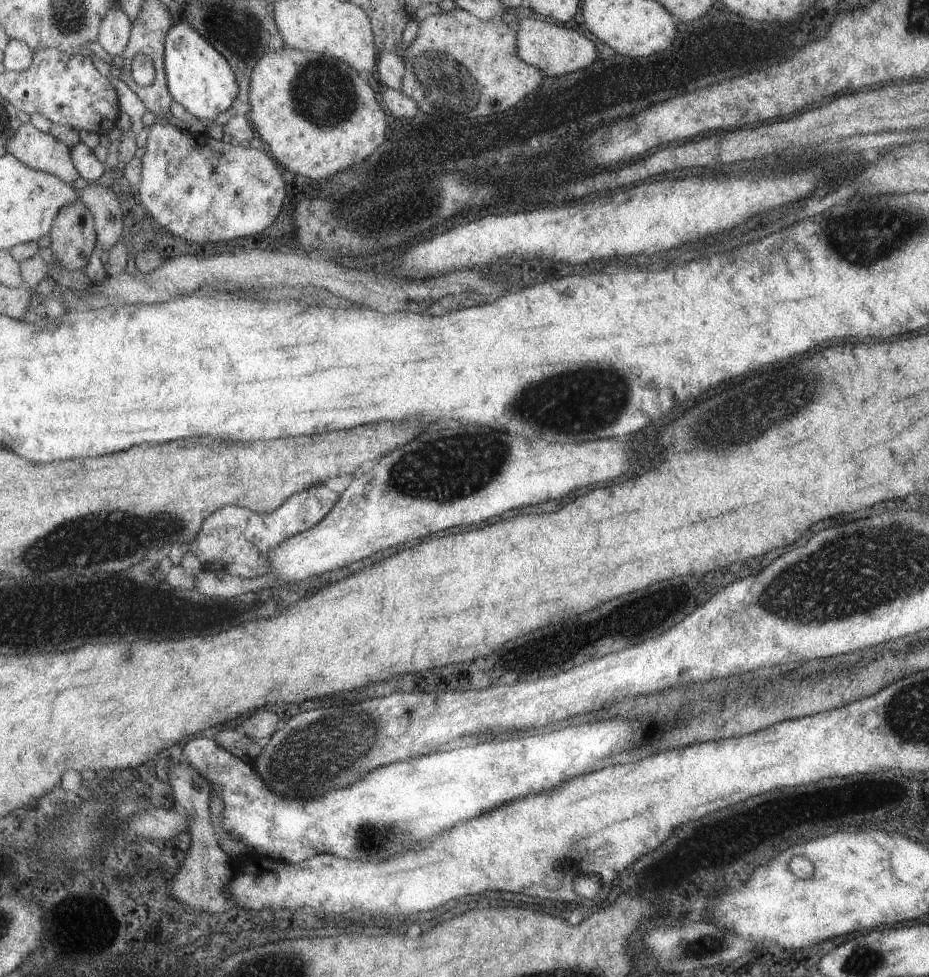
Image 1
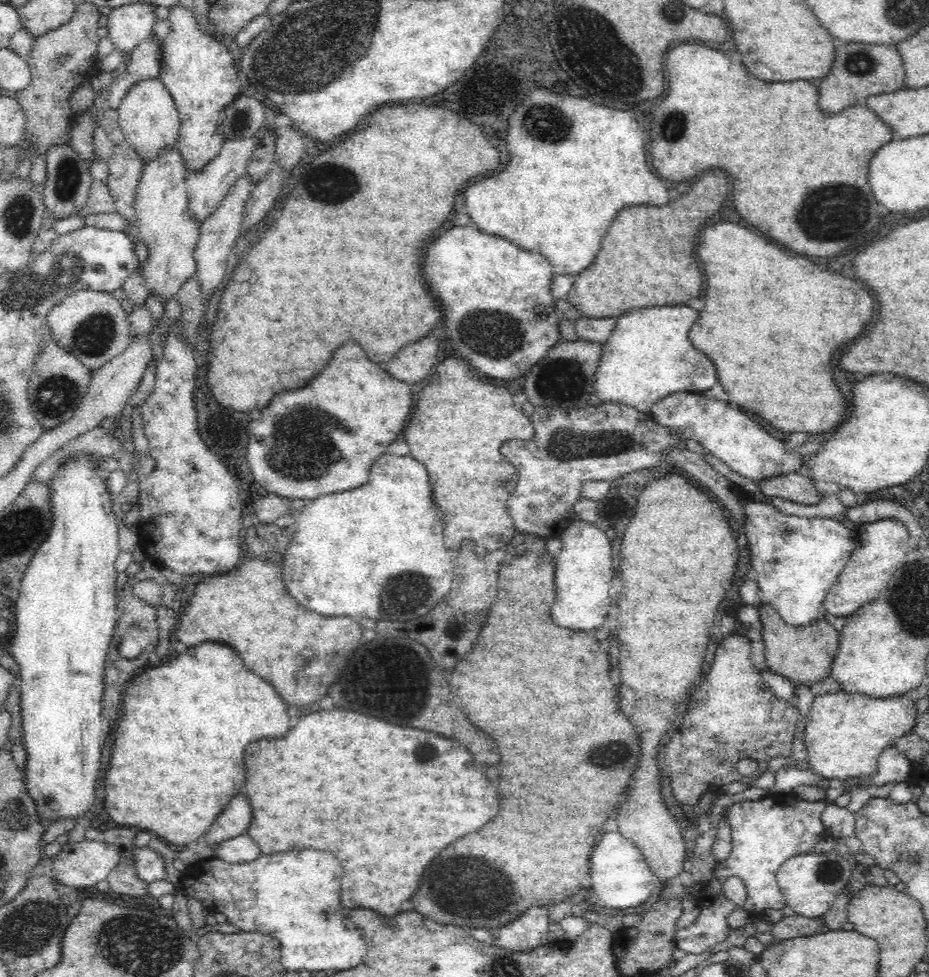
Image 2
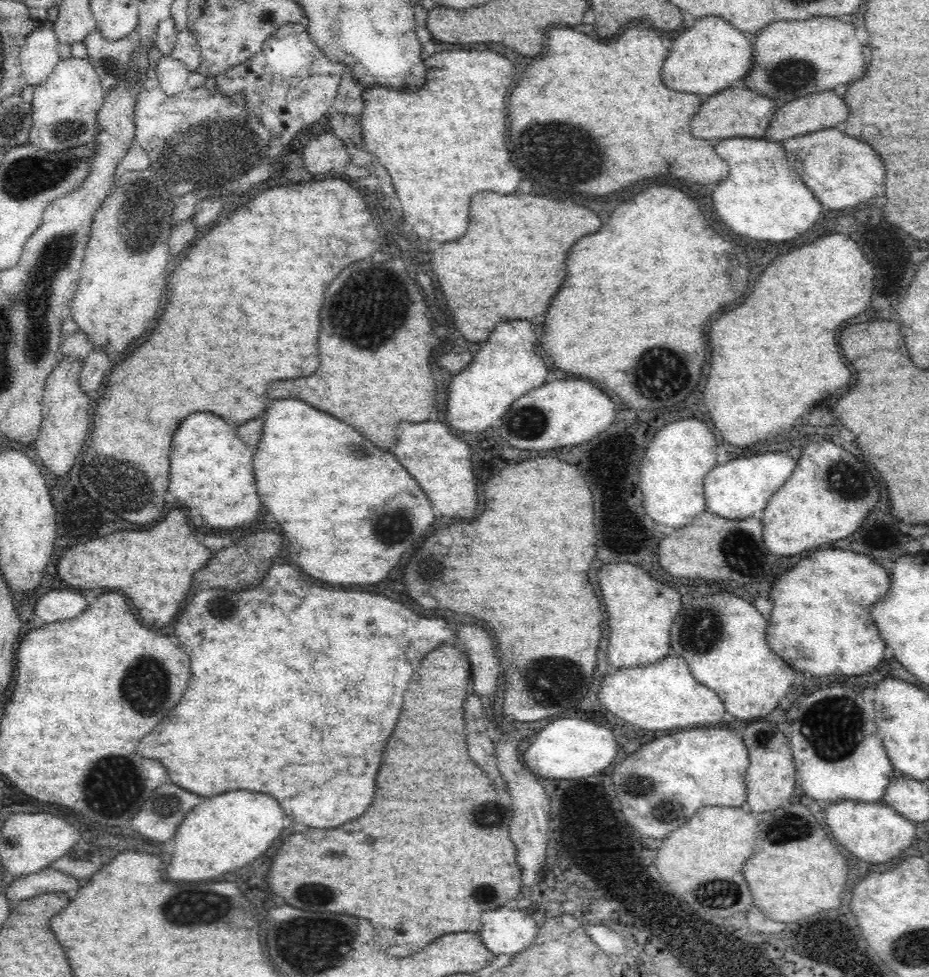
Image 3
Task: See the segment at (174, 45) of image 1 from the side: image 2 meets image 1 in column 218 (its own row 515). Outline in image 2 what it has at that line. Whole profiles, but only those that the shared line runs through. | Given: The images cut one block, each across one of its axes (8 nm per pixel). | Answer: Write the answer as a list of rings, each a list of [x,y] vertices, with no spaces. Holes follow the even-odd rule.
[[[79,453],[77,457],[78,460],[66,461],[58,467],[54,477],[49,480],[49,487],[51,488],[51,527],[46,538],[42,541],[42,545],[36,550],[24,571],[19,588],[19,597],[12,608],[16,624],[14,624],[14,637],[11,640],[10,652],[15,662],[19,664],[21,672],[19,678],[21,701],[19,704],[21,706],[22,740],[28,756],[26,771],[24,771],[26,776],[25,784],[28,795],[32,797],[32,801],[35,803],[40,822],[46,826],[51,822],[61,819],[75,819],[88,826],[88,823],[96,818],[96,814],[93,814],[91,809],[94,807],[96,800],[94,785],[99,780],[98,773],[102,758],[102,751],[100,749],[102,748],[104,733],[106,732],[104,728],[105,718],[102,714],[103,676],[110,641],[112,640],[119,614],[115,560],[121,550],[118,540],[116,516],[112,512],[112,499],[110,499],[108,487],[106,487],[106,475],[101,474],[98,468],[86,458],[86,453]]]

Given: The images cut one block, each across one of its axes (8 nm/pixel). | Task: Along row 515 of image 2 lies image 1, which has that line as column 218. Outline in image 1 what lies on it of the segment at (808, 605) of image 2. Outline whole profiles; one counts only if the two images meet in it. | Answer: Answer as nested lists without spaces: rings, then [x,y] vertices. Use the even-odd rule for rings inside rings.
[[[649,716],[643,720],[625,720],[610,718],[607,720],[584,720],[577,726],[546,728],[543,734],[525,734],[525,738],[505,739],[504,741],[483,742],[459,750],[435,752],[429,756],[417,756],[407,762],[393,762],[383,765],[359,778],[347,788],[333,790],[321,798],[311,800],[291,800],[271,792],[271,788],[257,774],[250,764],[240,758],[234,758],[227,750],[221,748],[211,738],[194,738],[189,740],[182,749],[181,759],[193,768],[197,776],[205,778],[209,786],[211,800],[218,797],[222,807],[219,818],[223,837],[237,840],[264,859],[283,860],[289,864],[301,862],[315,854],[335,854],[351,860],[367,862],[383,862],[393,854],[403,854],[415,848],[419,842],[425,842],[439,832],[449,830],[457,822],[465,822],[477,818],[479,814],[493,810],[495,806],[511,802],[511,798],[525,798],[529,794],[539,794],[543,790],[551,790],[559,782],[609,765],[622,765],[637,762],[641,756],[649,756],[649,750],[643,746],[659,738],[663,732],[663,722],[657,716]]]

